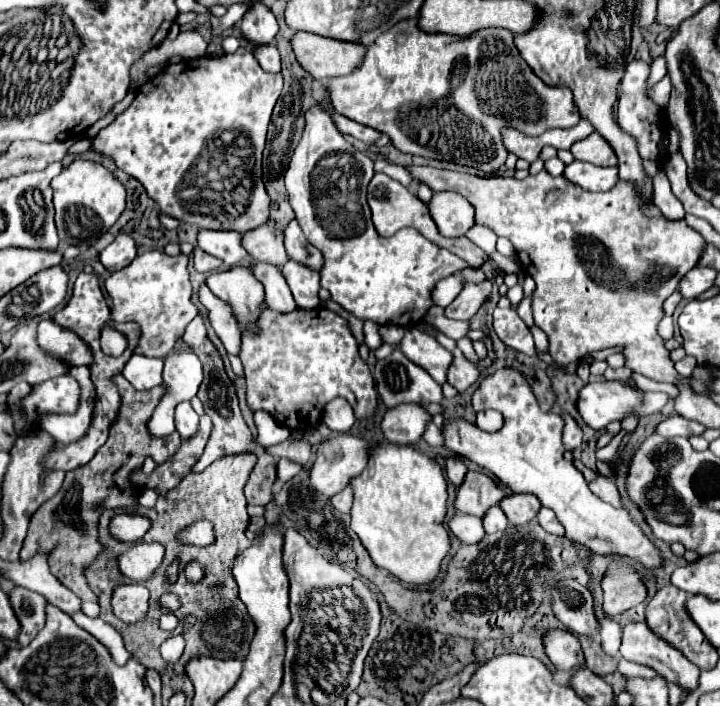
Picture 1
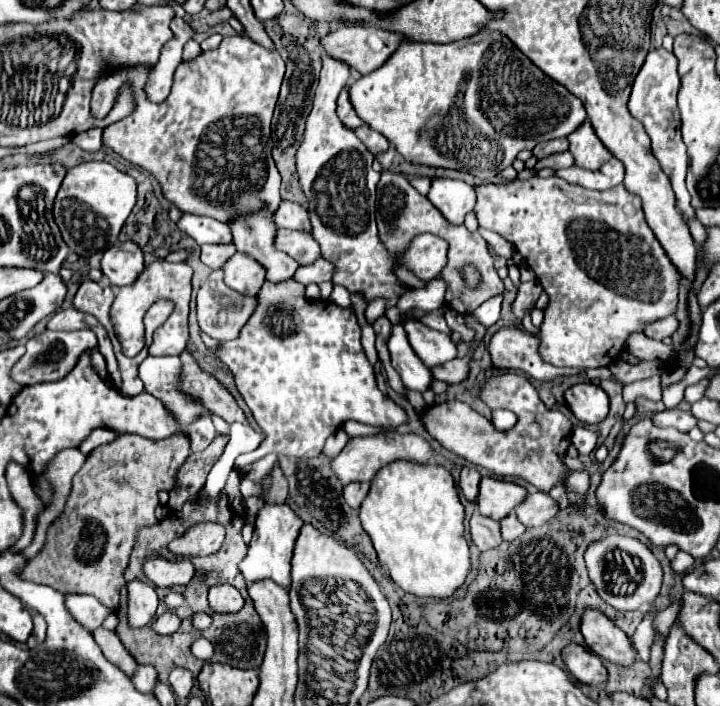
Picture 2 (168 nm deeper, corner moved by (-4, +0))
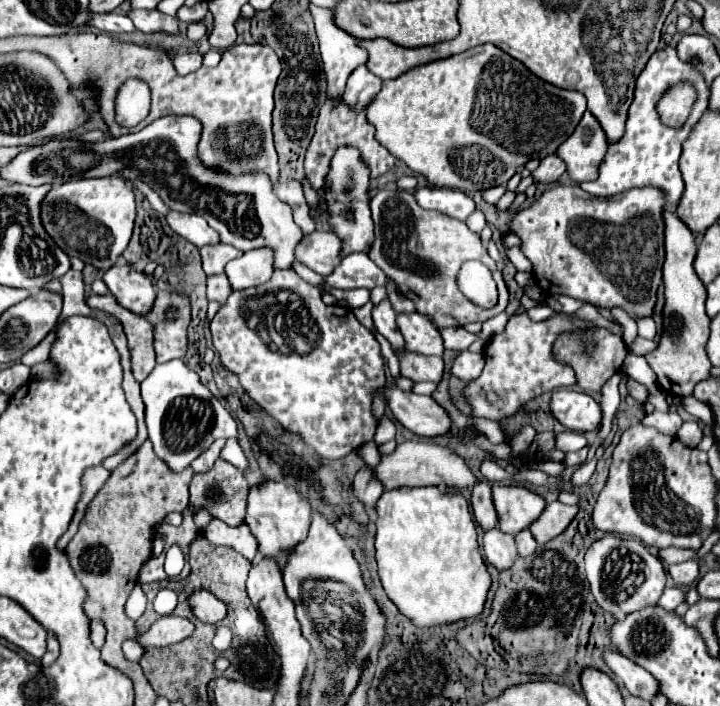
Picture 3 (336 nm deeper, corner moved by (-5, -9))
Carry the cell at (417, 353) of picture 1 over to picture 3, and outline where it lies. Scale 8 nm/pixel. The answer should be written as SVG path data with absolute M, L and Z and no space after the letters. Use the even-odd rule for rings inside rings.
M399 314L397 328L401 330L407 350L423 356L443 356L445 346L439 330L421 314Z

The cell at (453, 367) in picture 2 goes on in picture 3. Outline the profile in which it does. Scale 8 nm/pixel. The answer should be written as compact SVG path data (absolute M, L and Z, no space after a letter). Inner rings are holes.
M405 352L399 356L401 360L401 374L413 382L435 382L439 384L445 372L445 362L439 356L419 356Z

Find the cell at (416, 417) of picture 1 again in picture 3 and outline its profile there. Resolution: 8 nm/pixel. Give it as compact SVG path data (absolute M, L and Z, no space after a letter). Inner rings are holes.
M275 270L273 278L269 282L265 282L263 286L257 286L257 288L251 288L251 290L239 290L239 292L233 292L231 298L227 300L227 306L223 306L215 318L211 320L211 334L213 334L213 346L215 346L215 352L219 354L221 358L221 364L231 370L239 384L243 386L243 390L247 392L247 396L263 410L267 412L271 418L275 418L287 432L291 434L297 434L301 436L301 440L305 444L309 444L315 454L319 458L343 458L347 456L349 452L353 452L359 444L367 442L367 440L373 440L375 436L375 428L377 428L377 418L373 414L373 400L371 400L371 394L373 390L377 388L383 388L385 386L385 360L381 356L381 350L379 350L379 342L375 340L375 336L359 324L359 320L355 318L355 314L345 308L345 306L327 306L323 304L321 300L321 292L319 288L307 284L303 278L299 278L295 272L289 272L289 270Z

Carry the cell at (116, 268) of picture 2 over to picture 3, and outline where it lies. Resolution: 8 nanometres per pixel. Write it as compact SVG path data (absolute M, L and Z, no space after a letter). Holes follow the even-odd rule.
M133 264L111 266L103 274L103 282L123 308L135 314L145 314L151 310L157 294L155 286L151 284L151 278L145 272L135 270Z

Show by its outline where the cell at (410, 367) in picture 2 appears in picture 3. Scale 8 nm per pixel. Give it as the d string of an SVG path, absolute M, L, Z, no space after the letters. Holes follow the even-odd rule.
M387 300L381 302L377 308L373 308L373 322L375 322L377 332L383 334L391 342L393 352L403 352L405 350L403 336L399 334L397 324L395 324L395 312L393 312L393 308Z

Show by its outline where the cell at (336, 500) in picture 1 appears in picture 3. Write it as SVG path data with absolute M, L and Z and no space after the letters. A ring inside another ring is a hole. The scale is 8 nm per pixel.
M361 468L357 472L353 480L353 494L363 506L375 506L375 502L383 494L383 486L373 478L371 468Z

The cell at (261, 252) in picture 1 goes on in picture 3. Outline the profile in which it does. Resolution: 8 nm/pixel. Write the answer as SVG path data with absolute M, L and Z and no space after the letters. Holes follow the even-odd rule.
M313 232L295 246L295 258L313 272L327 276L341 262L341 242L333 232Z

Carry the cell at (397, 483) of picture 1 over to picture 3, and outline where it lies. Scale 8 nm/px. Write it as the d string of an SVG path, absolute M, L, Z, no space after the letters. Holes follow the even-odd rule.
M439 486L395 488L383 492L375 508L379 580L397 608L421 628L477 616L491 578L479 554L477 530L465 498Z

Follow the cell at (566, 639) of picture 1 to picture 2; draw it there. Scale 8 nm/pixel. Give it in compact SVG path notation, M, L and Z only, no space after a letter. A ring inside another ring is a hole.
M568 645L562 653L562 659L568 671L574 675L576 681L586 685L604 685L608 681L608 671L598 655L582 645Z

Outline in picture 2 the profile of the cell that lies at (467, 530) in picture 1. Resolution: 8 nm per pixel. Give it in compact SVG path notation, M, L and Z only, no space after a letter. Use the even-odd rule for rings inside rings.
M474 513L470 519L470 535L480 551L496 549L502 543L500 523L490 517L484 517L480 513Z

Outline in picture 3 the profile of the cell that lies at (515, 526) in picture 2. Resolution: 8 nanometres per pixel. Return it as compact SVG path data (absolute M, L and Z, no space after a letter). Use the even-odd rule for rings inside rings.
M521 530L517 536L515 536L515 542L517 542L517 552L519 556L531 556L537 548L537 542L535 538L531 536L529 530Z

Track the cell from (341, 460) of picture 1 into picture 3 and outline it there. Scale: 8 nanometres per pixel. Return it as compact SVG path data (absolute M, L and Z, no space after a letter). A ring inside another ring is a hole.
M407 440L401 442L391 454L381 454L381 462L373 468L375 478L383 484L385 490L393 490L399 486L453 486L453 488L471 488L477 480L467 468L467 464L453 454L449 448Z

